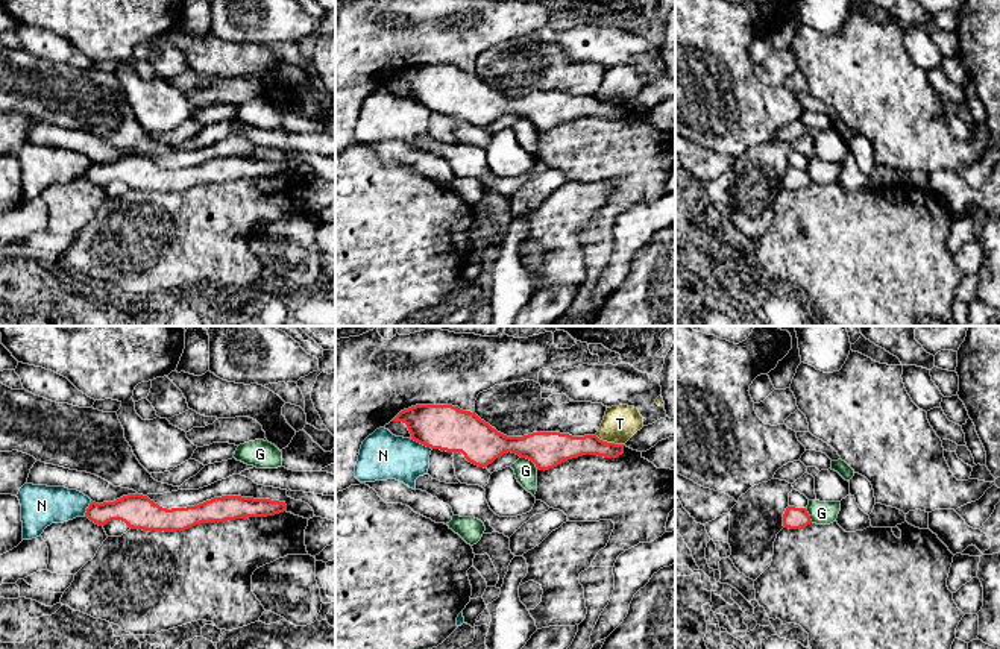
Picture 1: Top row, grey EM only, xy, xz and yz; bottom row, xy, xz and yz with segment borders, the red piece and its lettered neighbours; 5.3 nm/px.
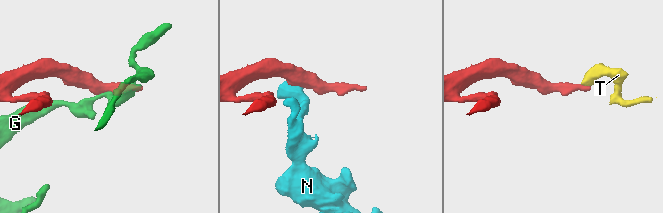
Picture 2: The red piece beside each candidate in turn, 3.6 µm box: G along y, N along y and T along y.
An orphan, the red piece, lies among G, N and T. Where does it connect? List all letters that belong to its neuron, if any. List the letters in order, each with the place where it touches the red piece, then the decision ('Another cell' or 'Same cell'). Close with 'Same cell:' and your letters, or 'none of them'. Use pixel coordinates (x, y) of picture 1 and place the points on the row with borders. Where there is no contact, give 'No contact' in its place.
G: Touches red at xz (530, 460). Same cell
N: Touches red at xz (421, 443). Another cell
T: Touches red at xz (609, 443). Another cell
Same cell: G

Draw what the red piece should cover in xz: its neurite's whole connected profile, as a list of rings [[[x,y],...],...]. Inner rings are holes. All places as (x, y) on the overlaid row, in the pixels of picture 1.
[[[416,405],[401,411],[392,422],[407,425],[411,440],[446,452],[461,452],[464,458],[487,467],[507,452],[520,458],[511,466],[517,482],[533,496],[537,491],[537,472],[583,455],[618,458],[624,444],[599,440],[596,435],[572,437],[560,432],[533,432],[507,437],[481,420],[475,411],[452,405]]]

